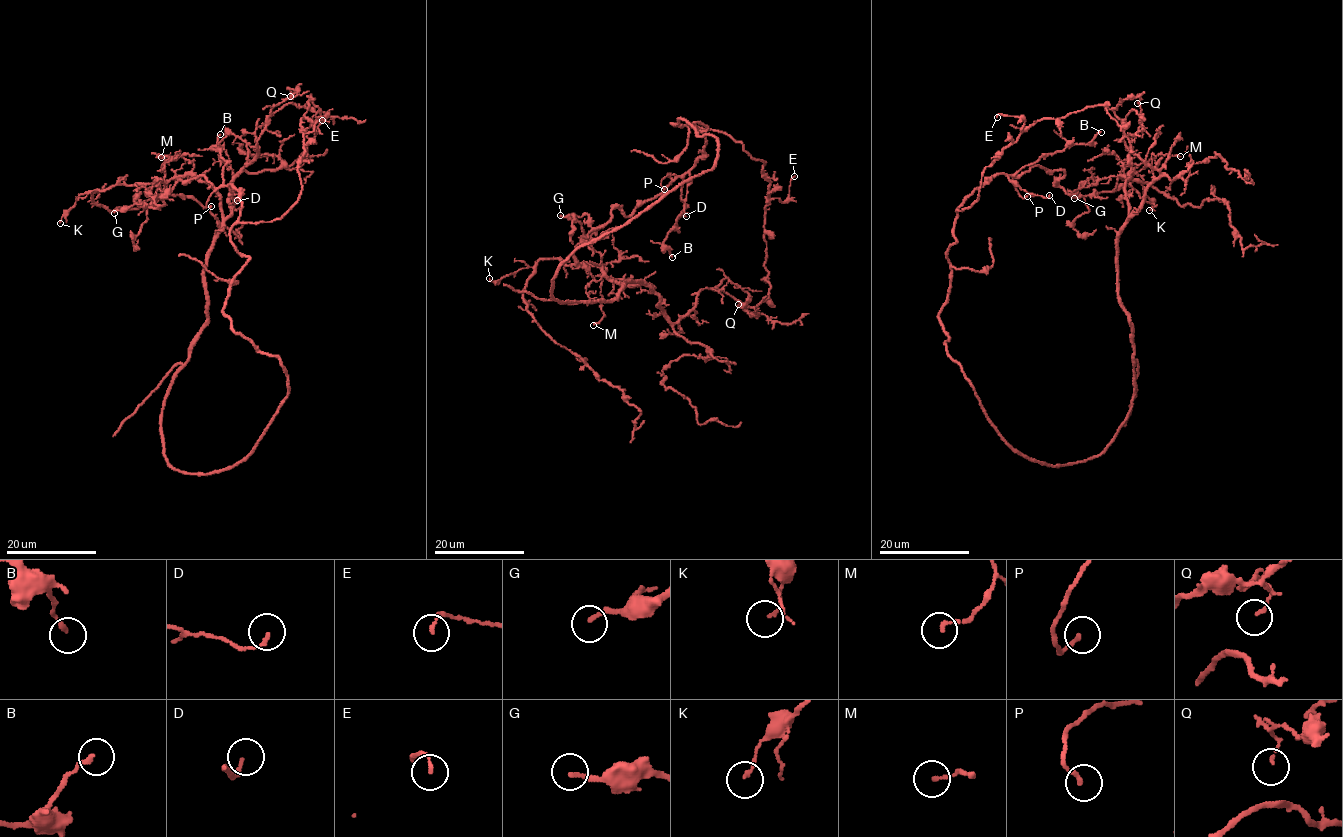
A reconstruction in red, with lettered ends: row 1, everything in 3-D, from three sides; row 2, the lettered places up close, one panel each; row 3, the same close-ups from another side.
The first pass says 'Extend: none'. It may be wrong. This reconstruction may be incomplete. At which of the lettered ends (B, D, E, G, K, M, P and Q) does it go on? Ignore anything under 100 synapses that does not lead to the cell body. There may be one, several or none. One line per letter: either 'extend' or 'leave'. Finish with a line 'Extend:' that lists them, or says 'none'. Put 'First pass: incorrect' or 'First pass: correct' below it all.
B: leave
D: leave
E: leave
G: leave
K: leave
M: leave
P: leave
Q: leave
Extend: none
First pass: correct

